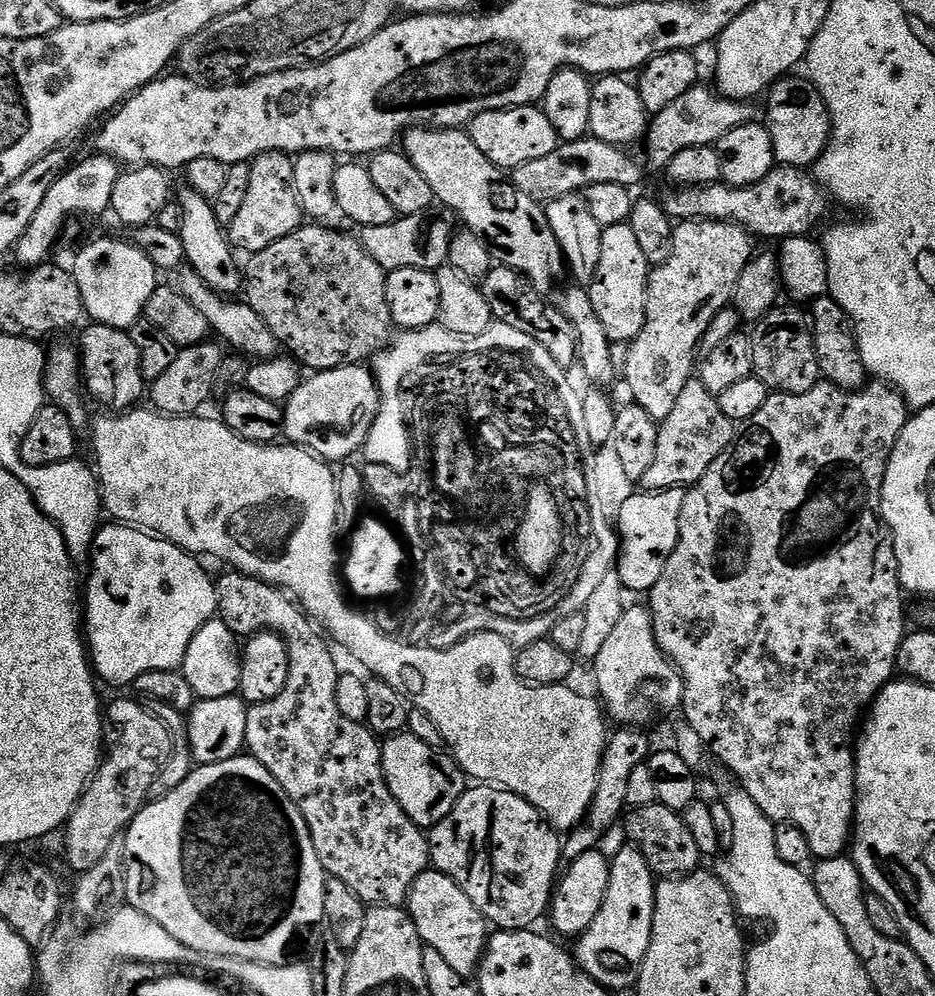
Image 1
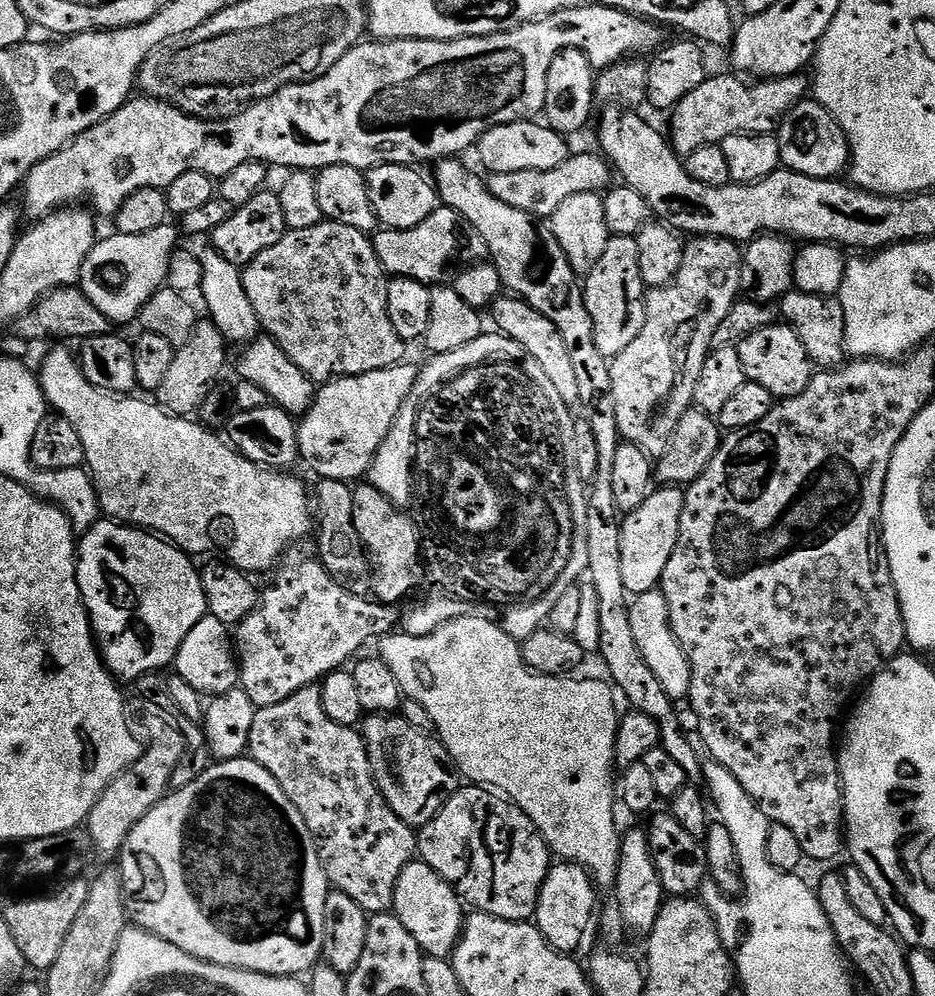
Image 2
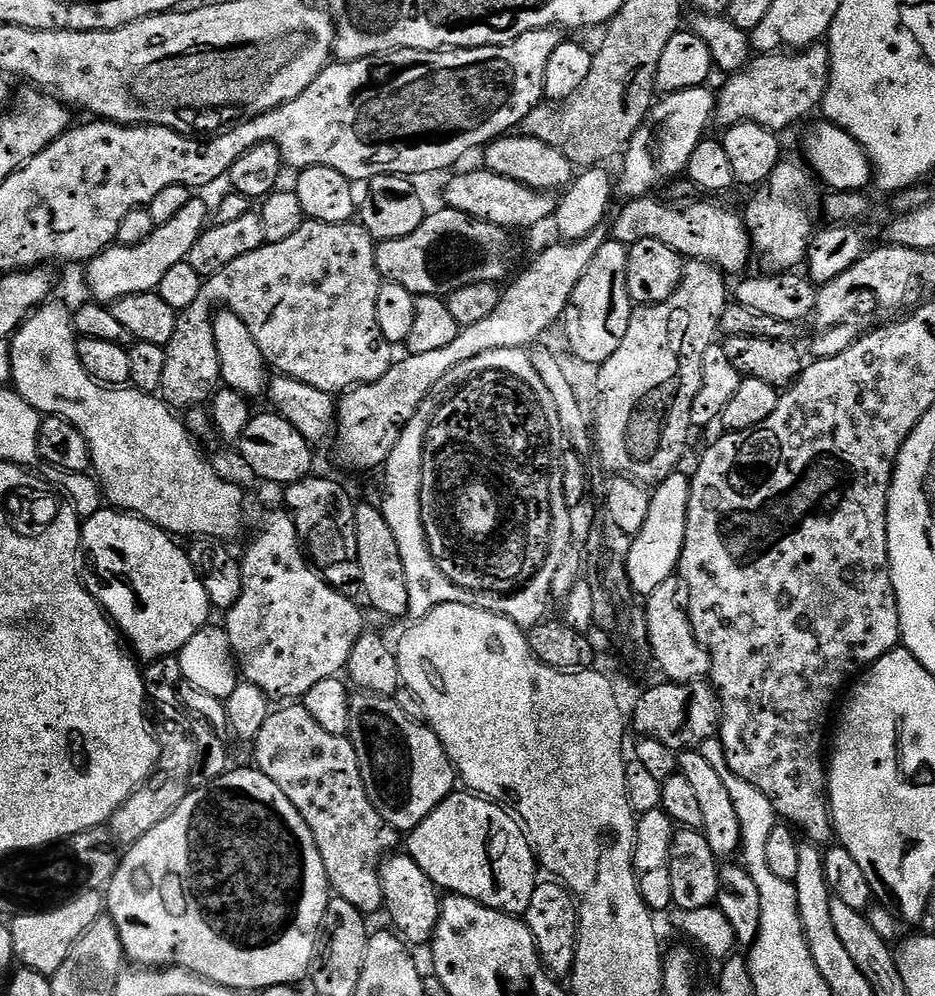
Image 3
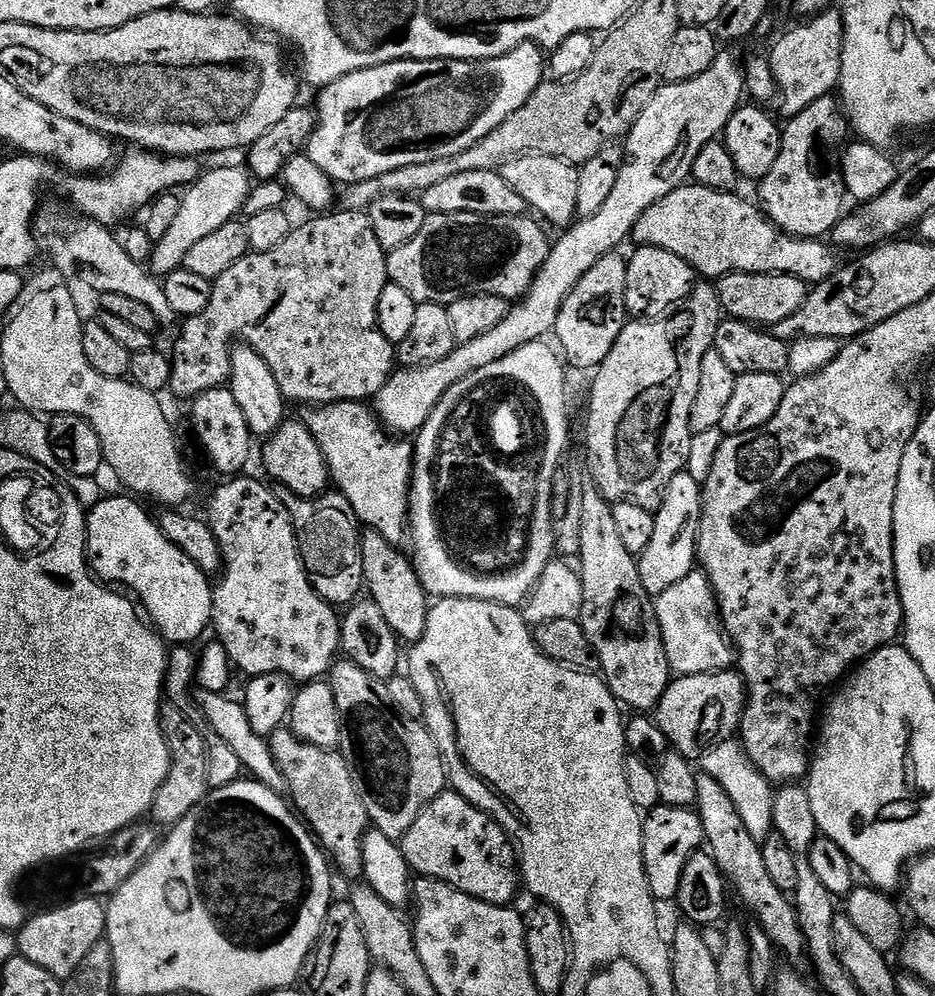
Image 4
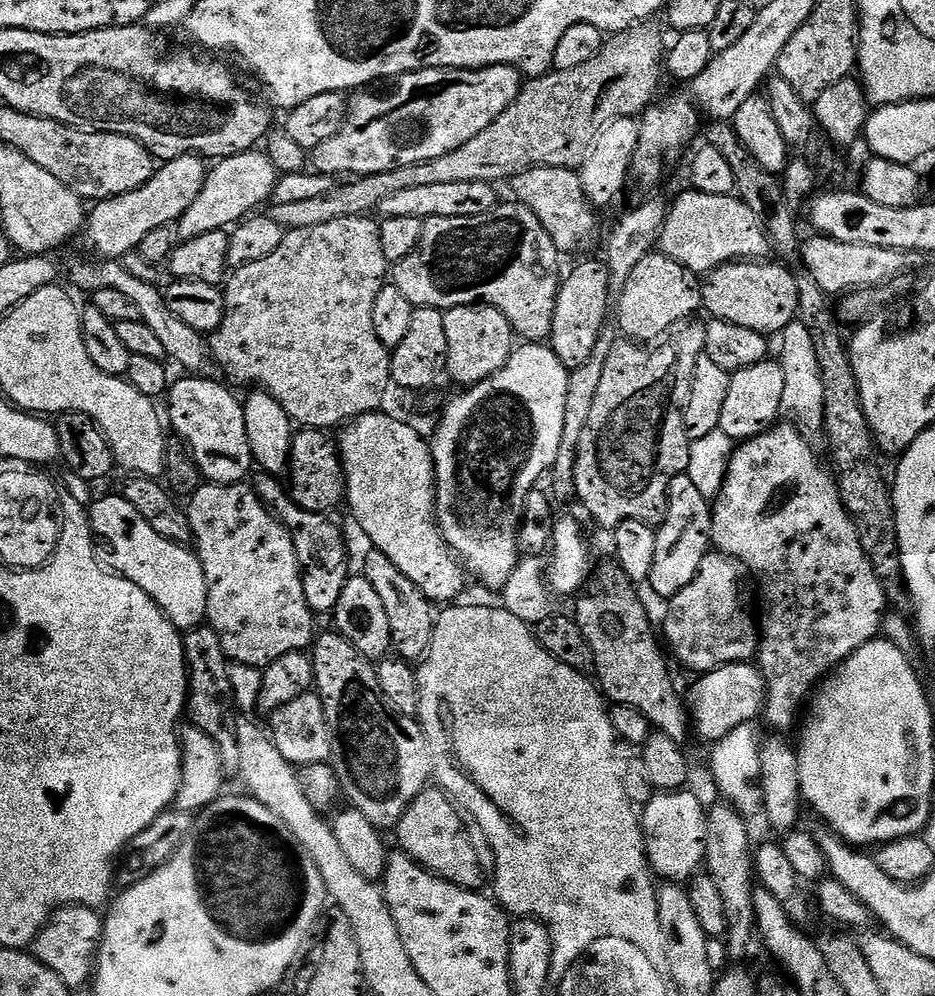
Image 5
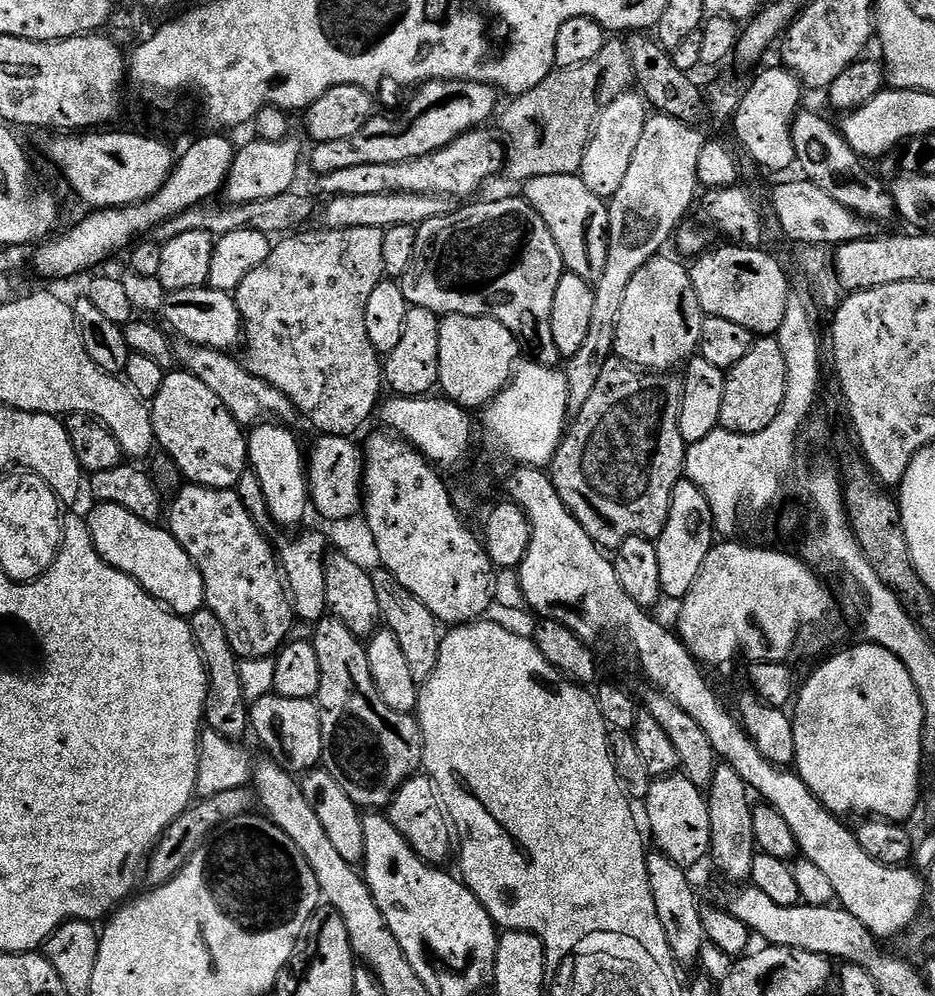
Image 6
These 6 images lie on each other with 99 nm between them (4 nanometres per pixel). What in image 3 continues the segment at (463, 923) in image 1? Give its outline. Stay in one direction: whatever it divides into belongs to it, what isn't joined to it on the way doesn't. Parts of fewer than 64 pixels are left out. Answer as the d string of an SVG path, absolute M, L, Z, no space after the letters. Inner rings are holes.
M392 854L385 859L380 866L380 877L382 878L382 890L384 891L384 908L392 919L391 927L409 945L427 945L431 941L436 923L440 917L440 905L442 903L441 893L436 884L414 862L414 858L407 854L396 856Z

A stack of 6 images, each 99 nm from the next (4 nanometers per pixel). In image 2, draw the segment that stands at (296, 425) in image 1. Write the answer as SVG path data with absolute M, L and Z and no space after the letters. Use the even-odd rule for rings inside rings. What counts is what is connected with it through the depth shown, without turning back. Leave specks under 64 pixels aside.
M401 362L392 368L374 370L357 376L338 376L319 385L312 404L307 412L299 417L296 429L301 457L305 461L308 459L308 464L317 472L317 477L345 482L356 482L367 477L376 451L380 449L380 443L384 441L386 434L390 434L390 426L394 426L394 418L398 418L402 406L413 395L416 368L408 363Z

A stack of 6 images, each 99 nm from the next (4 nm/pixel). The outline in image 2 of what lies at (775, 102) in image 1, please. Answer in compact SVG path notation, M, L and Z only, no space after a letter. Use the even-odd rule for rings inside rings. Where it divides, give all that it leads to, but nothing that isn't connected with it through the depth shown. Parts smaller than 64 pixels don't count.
M805 98L798 102L784 116L778 129L780 142L780 162L783 167L810 178L834 180L841 175L840 171L850 164L848 139L838 126L836 119L814 98Z

